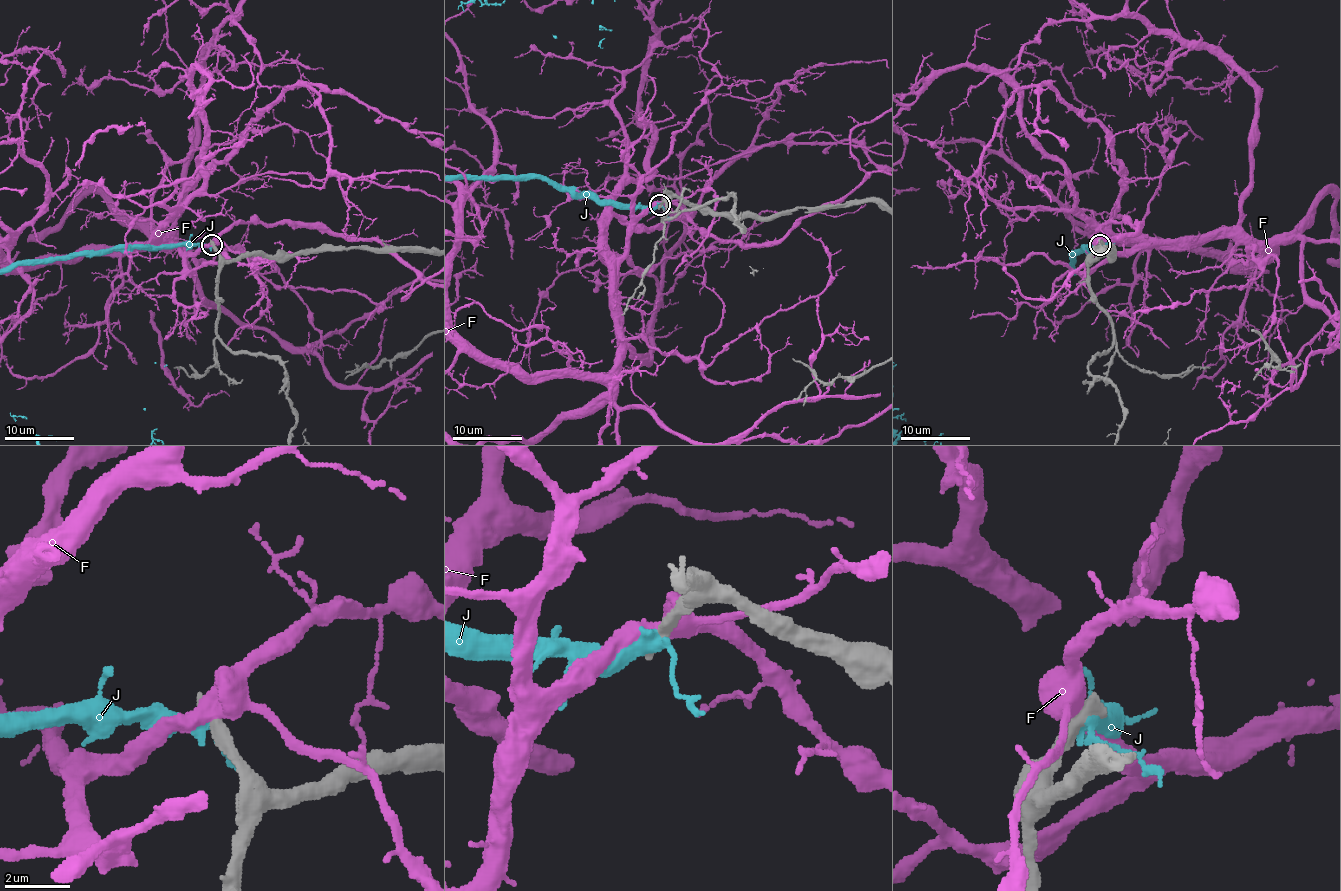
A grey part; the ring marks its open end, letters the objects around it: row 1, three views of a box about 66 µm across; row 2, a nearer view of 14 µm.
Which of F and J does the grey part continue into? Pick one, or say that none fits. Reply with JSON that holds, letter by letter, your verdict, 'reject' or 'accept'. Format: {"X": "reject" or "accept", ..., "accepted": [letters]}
{"F": "reject", "J": "accept", "accepted": ["J"]}

